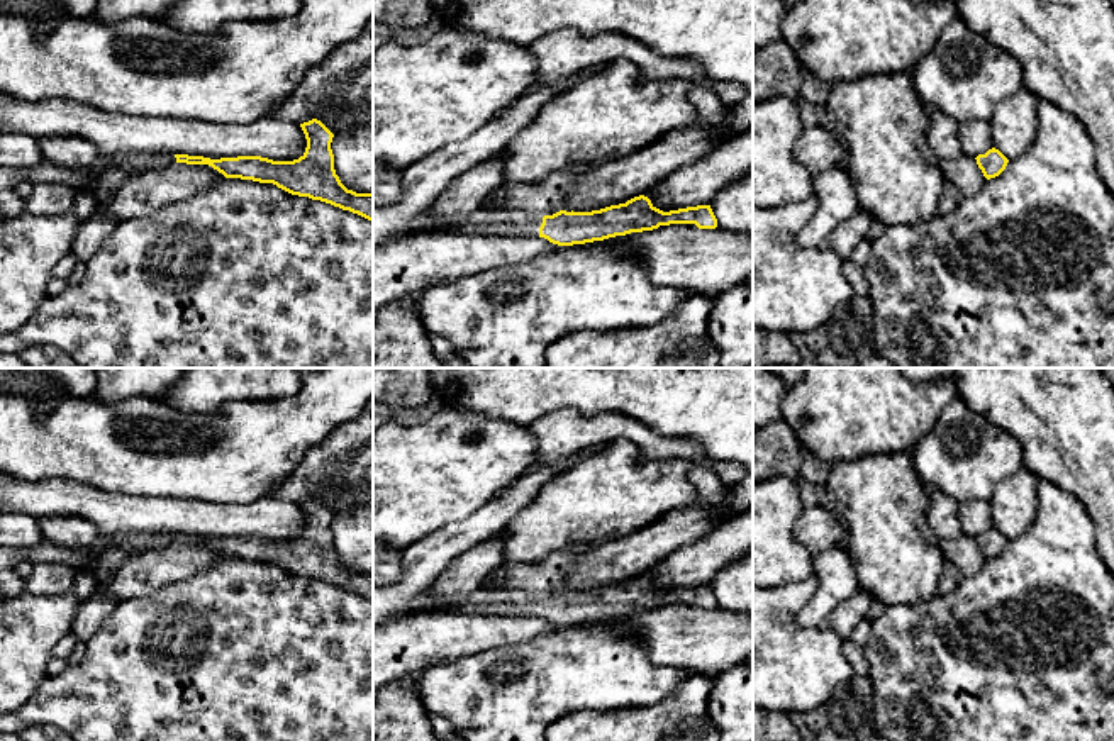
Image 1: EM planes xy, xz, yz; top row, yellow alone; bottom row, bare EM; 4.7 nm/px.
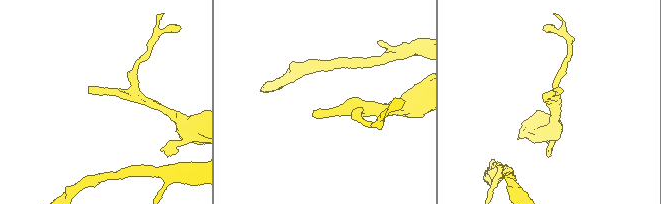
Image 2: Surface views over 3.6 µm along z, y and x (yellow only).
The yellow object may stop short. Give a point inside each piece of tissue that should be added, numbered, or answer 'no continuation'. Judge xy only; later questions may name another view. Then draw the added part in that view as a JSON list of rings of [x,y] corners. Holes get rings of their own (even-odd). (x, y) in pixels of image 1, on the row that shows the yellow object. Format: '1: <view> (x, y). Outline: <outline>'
no continuation

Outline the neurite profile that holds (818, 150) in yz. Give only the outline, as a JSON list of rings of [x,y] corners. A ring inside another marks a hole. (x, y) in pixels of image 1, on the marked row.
[[[817,124],[804,129],[797,141],[795,154],[797,161],[814,178],[827,170],[841,168],[844,164],[846,149],[833,131]]]

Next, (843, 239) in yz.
[[[858,210],[853,217],[839,224],[821,244],[822,249],[836,253],[843,261],[851,258],[856,244],[868,236],[873,217]]]

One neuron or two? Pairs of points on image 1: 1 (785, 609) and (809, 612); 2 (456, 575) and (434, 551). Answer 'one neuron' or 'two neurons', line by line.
1: two neurons
2: two neurons

